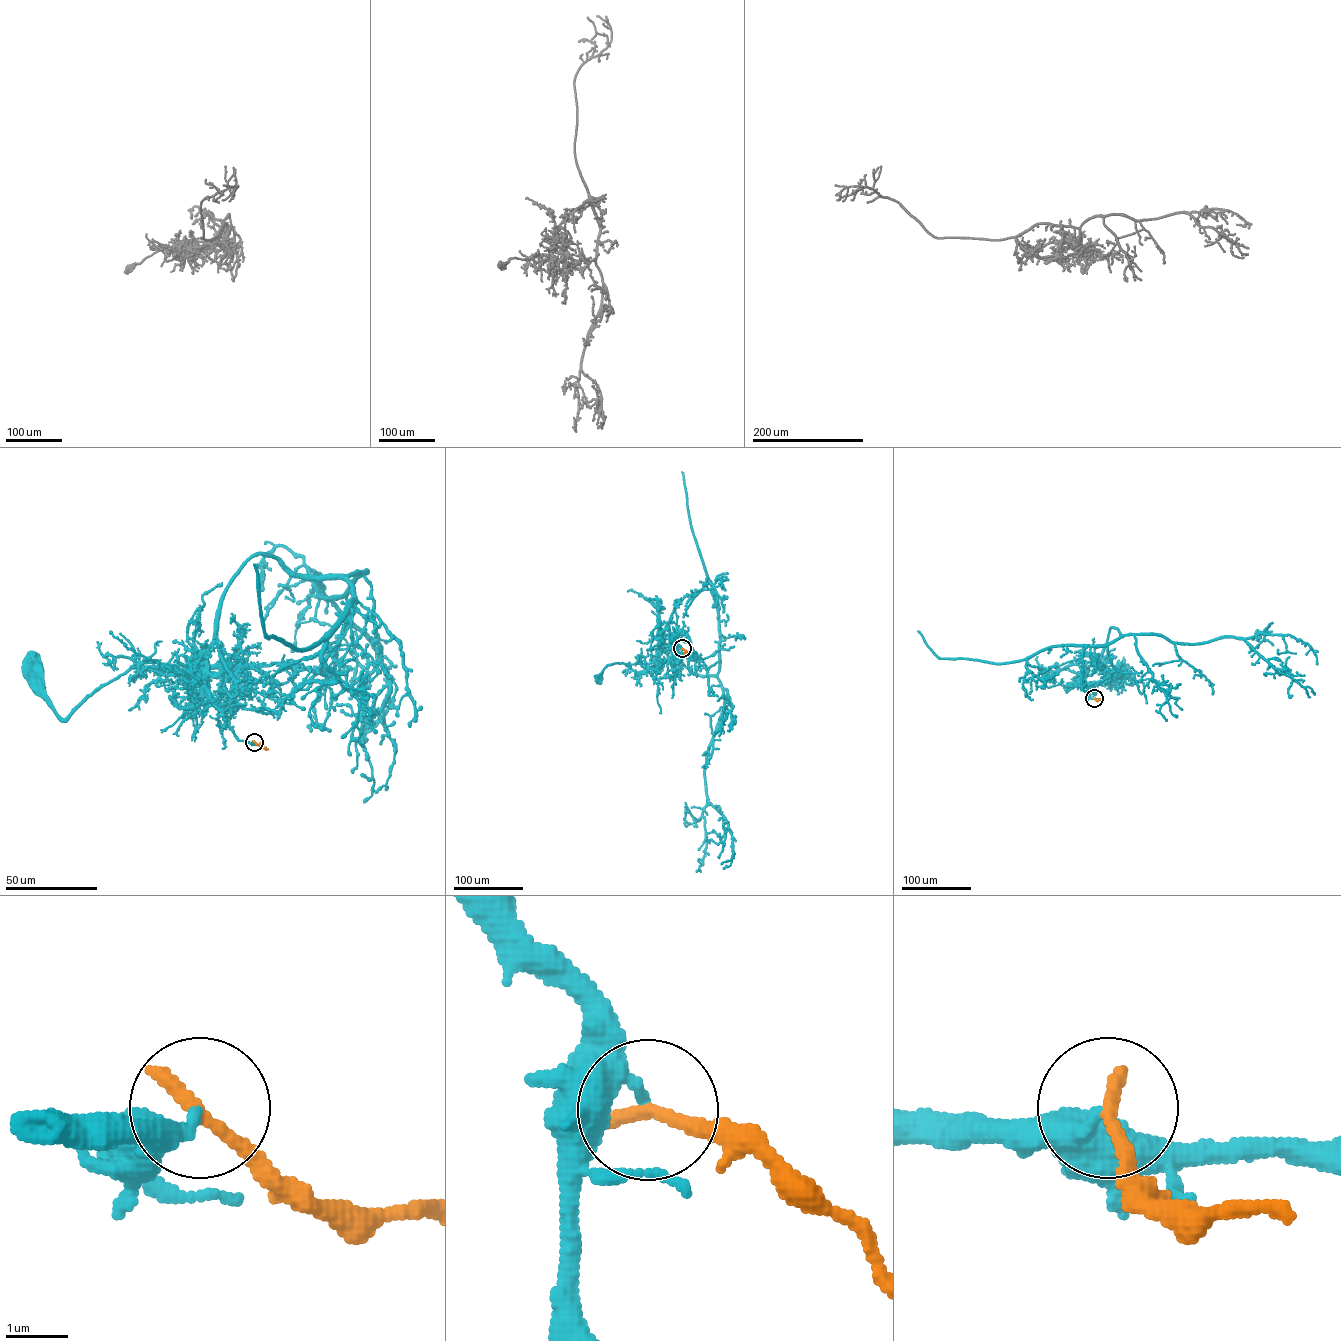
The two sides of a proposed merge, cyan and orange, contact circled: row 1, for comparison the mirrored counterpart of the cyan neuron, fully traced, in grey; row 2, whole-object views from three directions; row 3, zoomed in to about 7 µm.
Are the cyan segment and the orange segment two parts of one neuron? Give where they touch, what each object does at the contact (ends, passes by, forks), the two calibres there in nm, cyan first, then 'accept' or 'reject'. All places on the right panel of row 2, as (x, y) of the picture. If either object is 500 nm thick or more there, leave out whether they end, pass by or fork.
(1094, 698) | cyan ends | orange ends | 280/280 nm | reject

